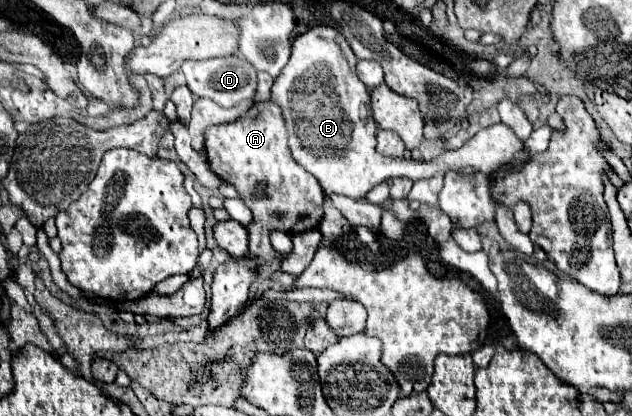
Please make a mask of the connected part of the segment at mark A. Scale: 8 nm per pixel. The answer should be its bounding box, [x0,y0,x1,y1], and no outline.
[204,101,324,261]

